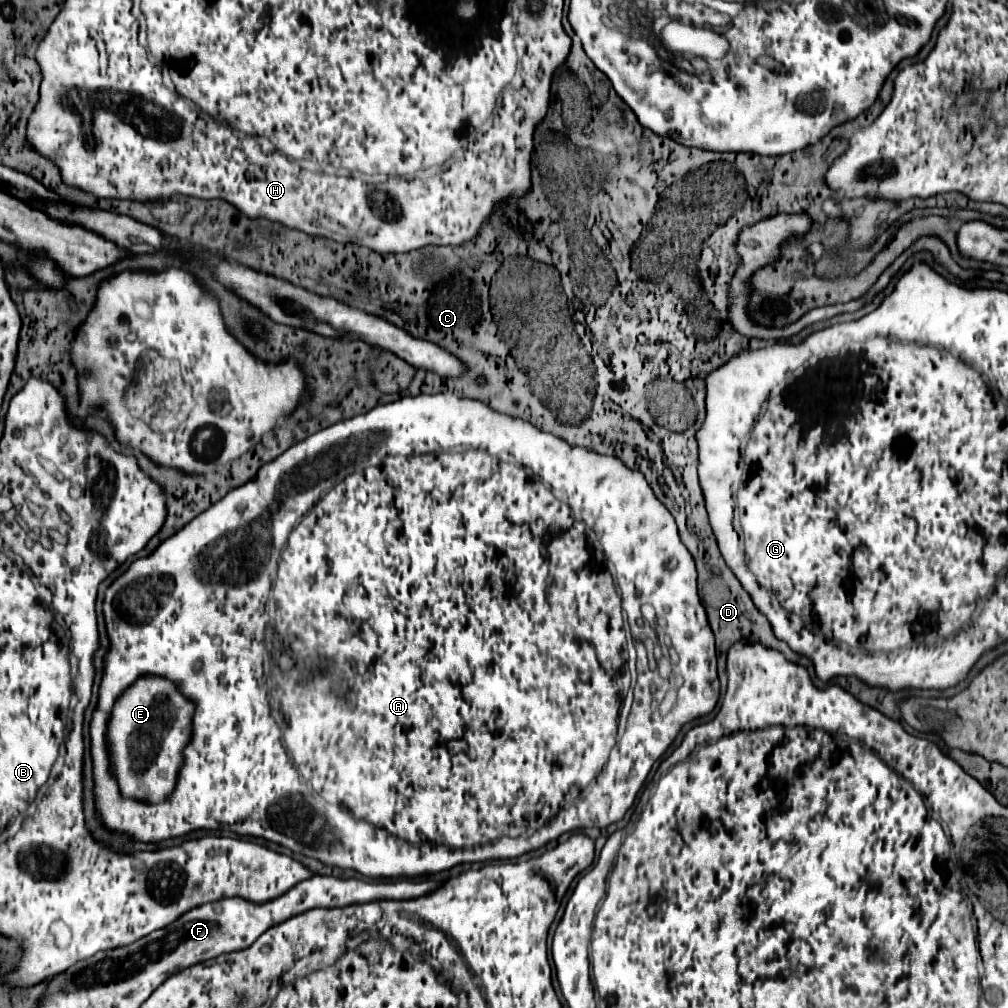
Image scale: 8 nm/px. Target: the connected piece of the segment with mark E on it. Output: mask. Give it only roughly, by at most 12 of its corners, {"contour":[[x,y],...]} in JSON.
{"contour":[[140,678],[108,726],[124,796],[160,802],[192,702]]}

